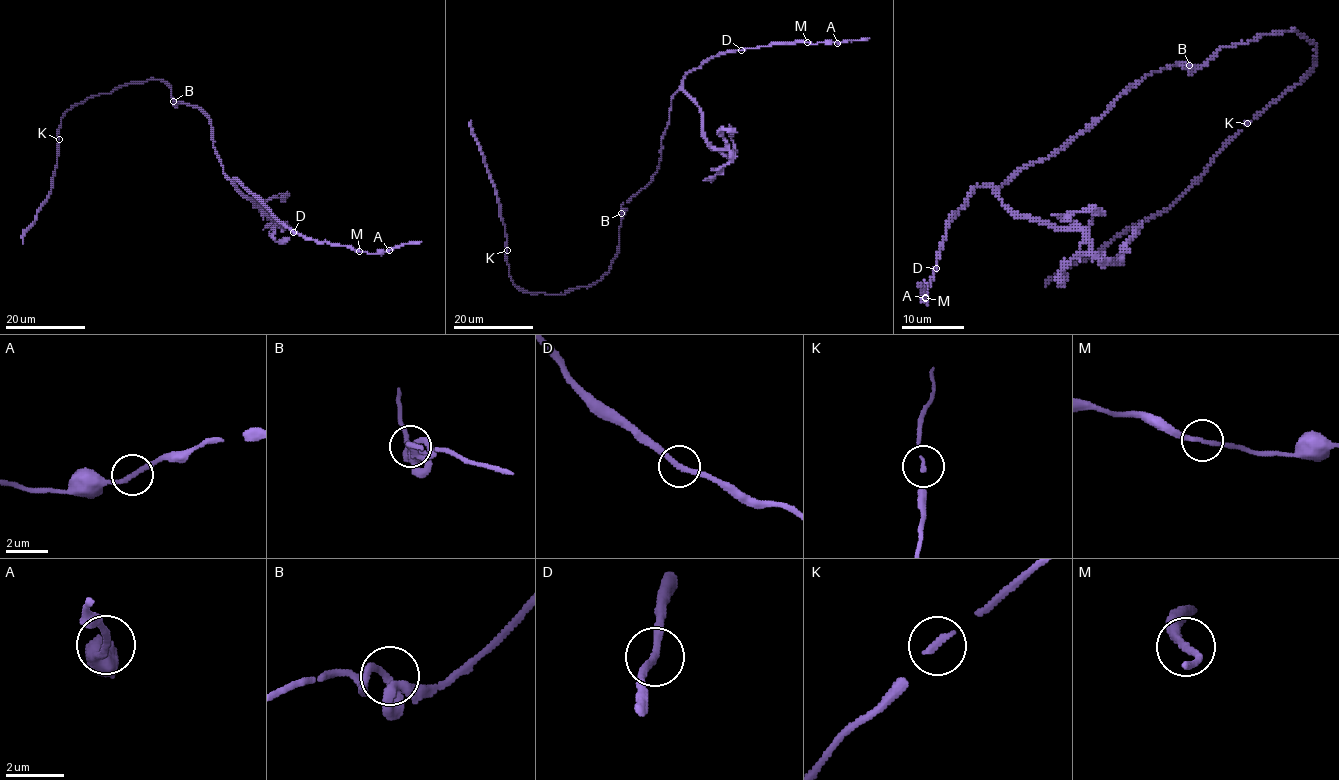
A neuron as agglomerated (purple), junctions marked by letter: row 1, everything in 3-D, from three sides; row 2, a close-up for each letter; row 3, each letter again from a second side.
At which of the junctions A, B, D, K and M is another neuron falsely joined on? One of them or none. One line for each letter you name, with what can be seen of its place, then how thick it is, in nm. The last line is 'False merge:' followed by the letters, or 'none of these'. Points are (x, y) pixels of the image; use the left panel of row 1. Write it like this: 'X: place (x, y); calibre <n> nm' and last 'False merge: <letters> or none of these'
False merge: none of these

